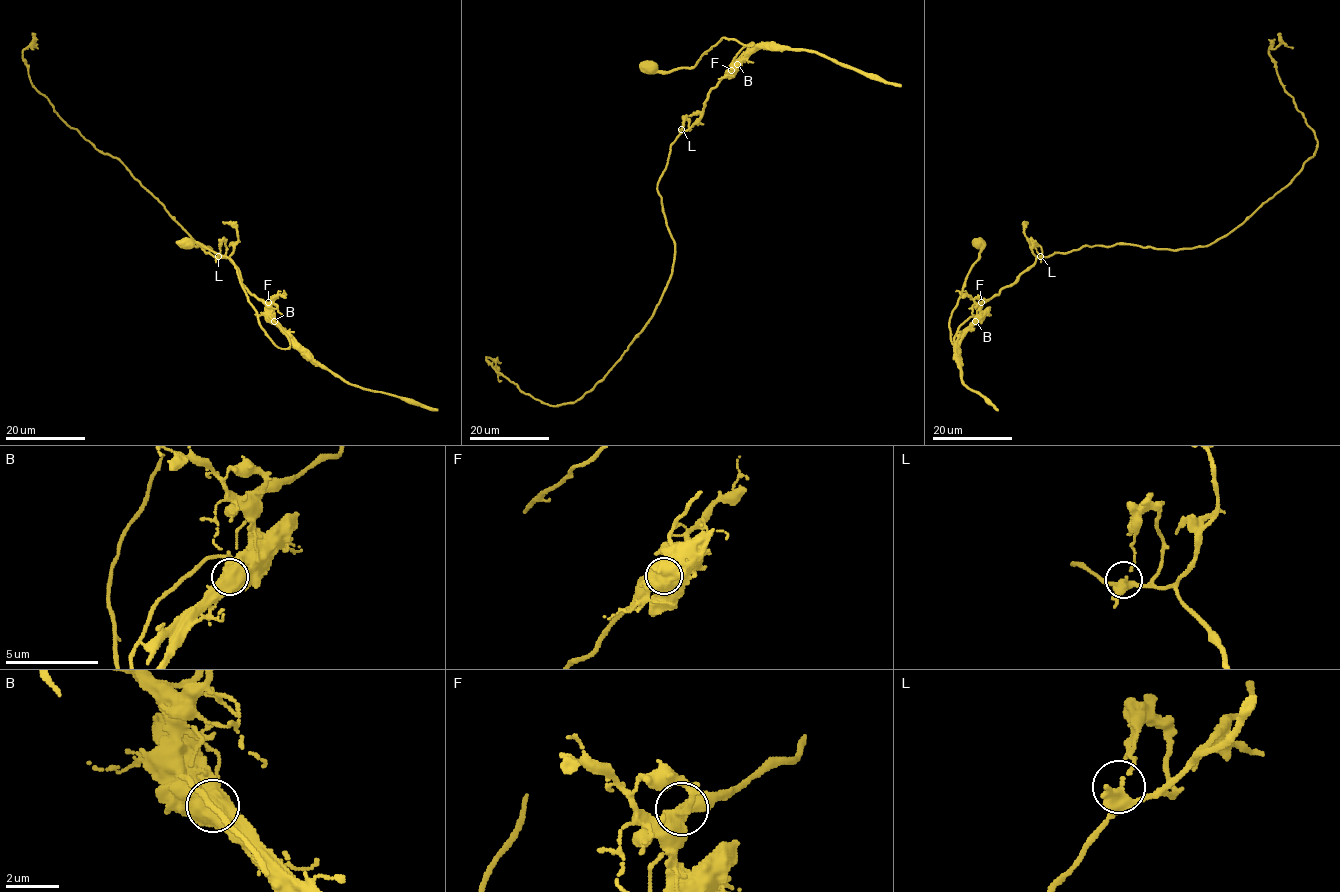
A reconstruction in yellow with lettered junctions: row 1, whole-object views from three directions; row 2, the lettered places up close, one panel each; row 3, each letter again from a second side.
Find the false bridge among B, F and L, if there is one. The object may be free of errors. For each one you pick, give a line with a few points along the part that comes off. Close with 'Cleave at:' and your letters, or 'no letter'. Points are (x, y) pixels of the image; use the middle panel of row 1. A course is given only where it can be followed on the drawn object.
B: course (737, 64), (761, 47), (810, 50), (901, 86)
Cleave at: B

